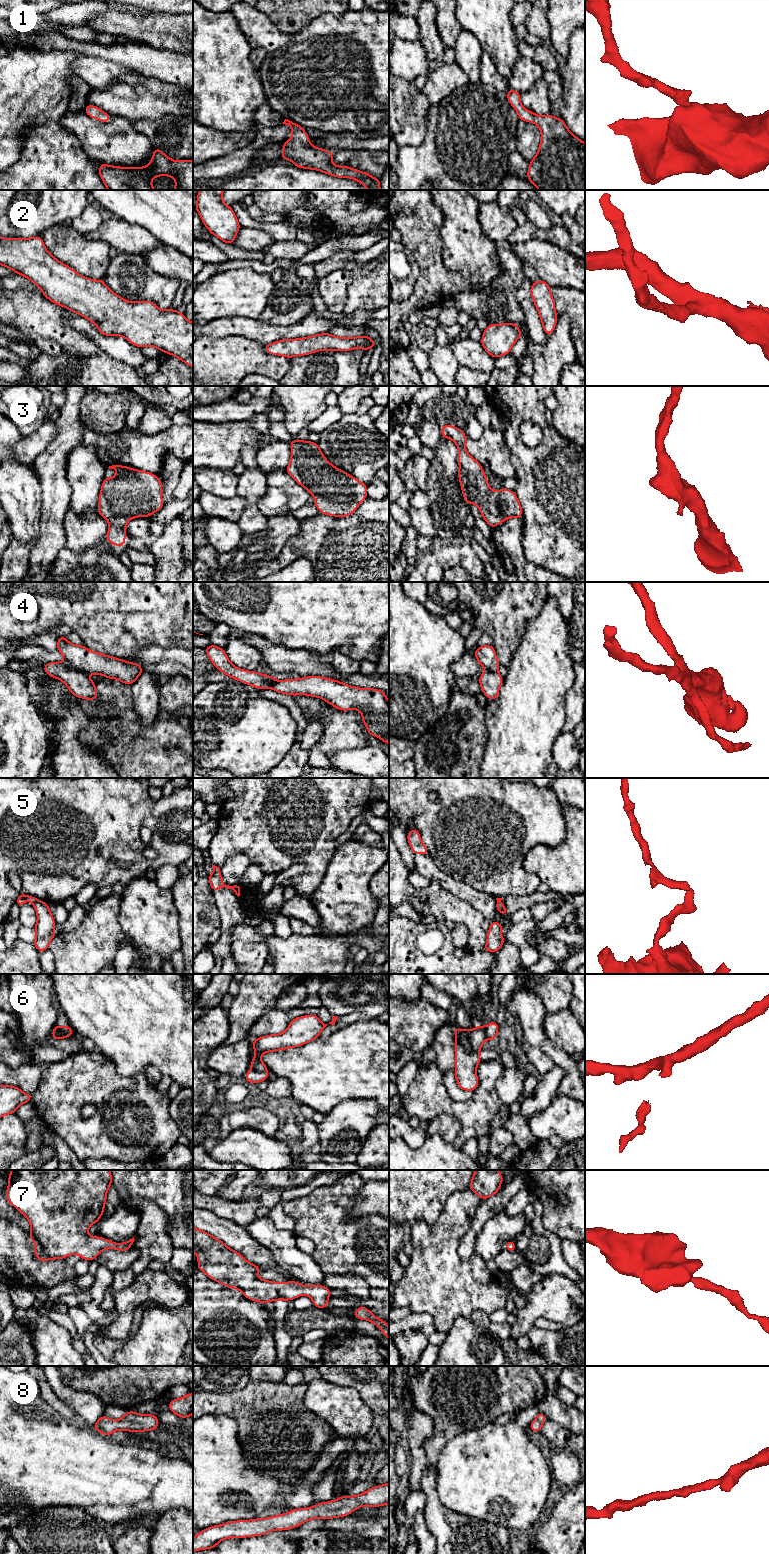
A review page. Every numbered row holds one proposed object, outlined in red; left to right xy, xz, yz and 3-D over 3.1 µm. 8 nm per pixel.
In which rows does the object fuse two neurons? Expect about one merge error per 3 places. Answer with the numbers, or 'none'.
4, 5, 6

